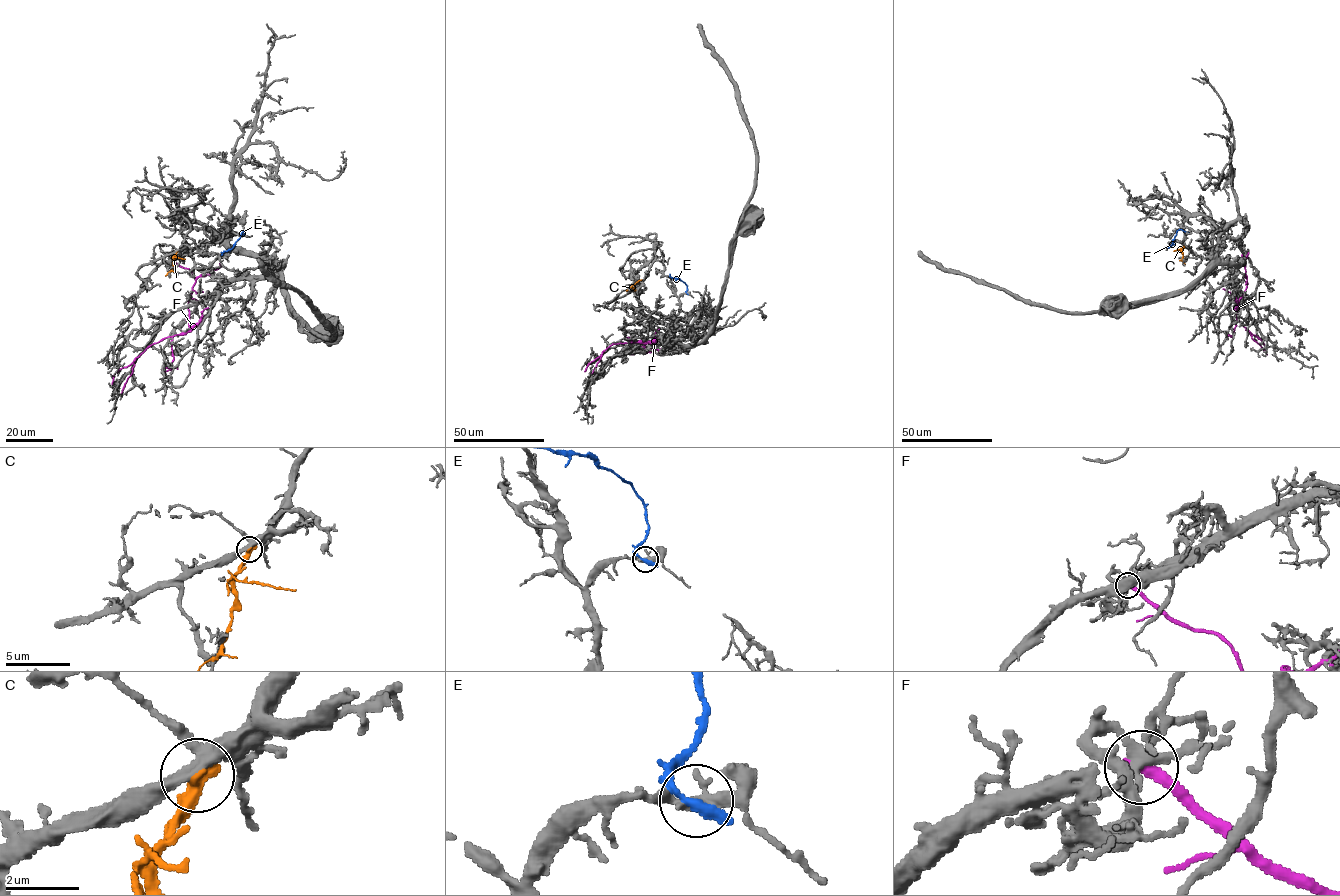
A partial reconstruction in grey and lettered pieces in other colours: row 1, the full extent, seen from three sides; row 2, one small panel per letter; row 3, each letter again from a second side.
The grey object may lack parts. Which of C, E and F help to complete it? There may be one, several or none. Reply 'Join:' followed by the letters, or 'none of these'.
Join: none of these

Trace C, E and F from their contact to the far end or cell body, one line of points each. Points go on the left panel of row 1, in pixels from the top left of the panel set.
C: (176, 251), (173, 267), (165, 275)
E: (244, 236), (244, 231), (234, 246), (221, 255)
F: (172, 260), (187, 268), (195, 280), (188, 305), (188, 328), (164, 338), (136, 358), (121, 393)

